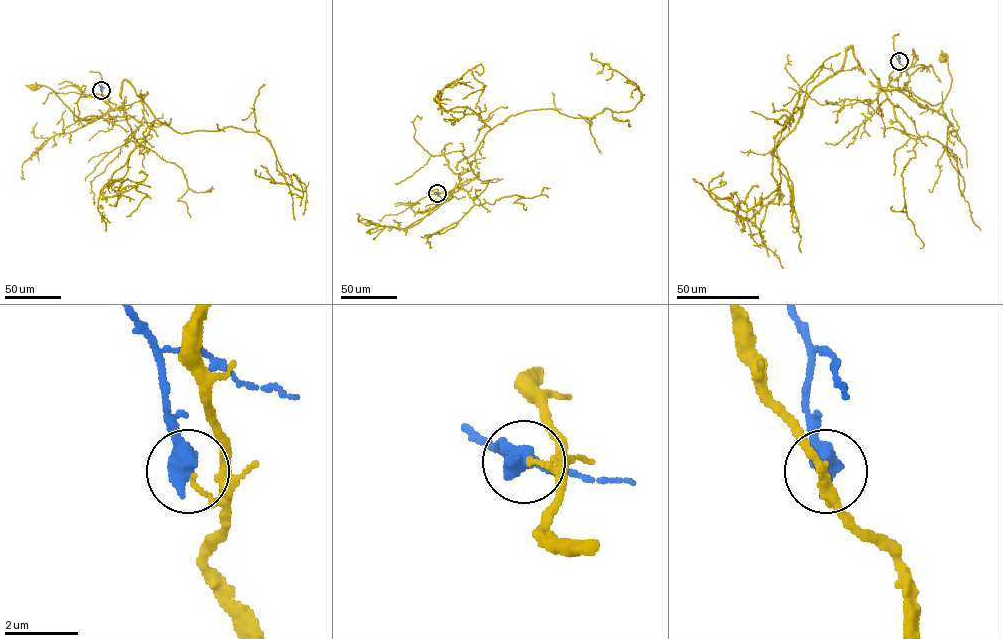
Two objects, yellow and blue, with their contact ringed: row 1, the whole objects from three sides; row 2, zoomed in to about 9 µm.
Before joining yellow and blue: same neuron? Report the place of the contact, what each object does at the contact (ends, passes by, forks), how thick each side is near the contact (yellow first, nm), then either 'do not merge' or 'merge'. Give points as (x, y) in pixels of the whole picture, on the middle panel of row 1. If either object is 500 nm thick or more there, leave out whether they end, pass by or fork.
(437, 193) | 100/600 nm | do not merge

